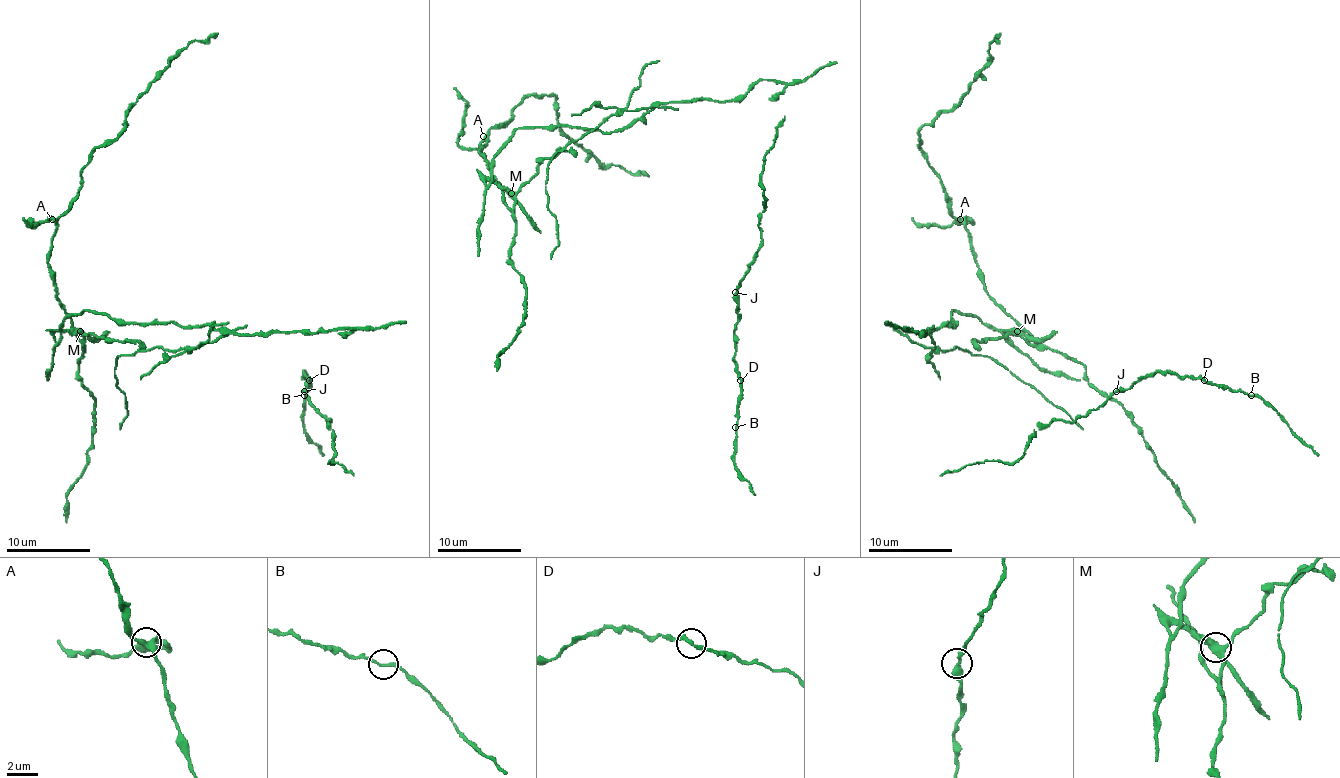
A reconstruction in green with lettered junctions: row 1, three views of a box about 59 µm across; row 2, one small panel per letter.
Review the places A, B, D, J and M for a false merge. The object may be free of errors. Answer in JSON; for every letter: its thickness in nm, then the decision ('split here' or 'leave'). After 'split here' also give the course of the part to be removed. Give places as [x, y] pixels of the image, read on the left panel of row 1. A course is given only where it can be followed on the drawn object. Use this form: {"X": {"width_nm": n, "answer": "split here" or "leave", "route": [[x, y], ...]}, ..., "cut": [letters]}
{"A": {"width_nm": 280, "answer": "leave"}, "B": {"width_nm": 160, "answer": "leave"}, "D": {"width_nm": 220, "answer": "leave"}, "J": {"width_nm": 320, "answer": "leave"}, "M": {"width_nm": 440, "answer": "split here", "route": [[79, 332], [61, 323], [88, 311], [221, 334], [119, 355], [115, 378], [127, 411], [119, 430]]}, "cut": ["M"]}

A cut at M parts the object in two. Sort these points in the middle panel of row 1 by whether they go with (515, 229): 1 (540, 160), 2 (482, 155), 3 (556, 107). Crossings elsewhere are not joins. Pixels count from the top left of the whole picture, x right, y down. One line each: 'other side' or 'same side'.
1: same side
2: same side
3: same side

